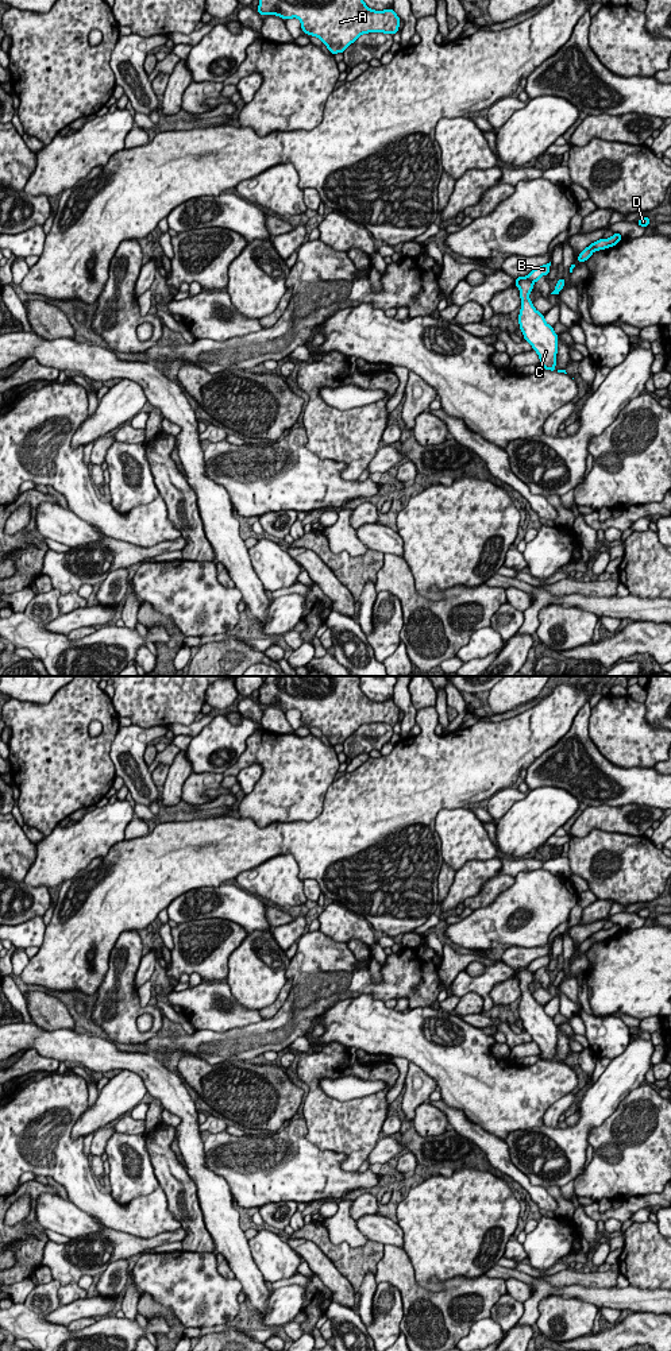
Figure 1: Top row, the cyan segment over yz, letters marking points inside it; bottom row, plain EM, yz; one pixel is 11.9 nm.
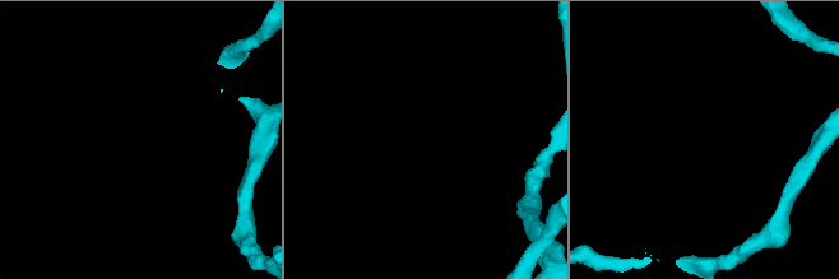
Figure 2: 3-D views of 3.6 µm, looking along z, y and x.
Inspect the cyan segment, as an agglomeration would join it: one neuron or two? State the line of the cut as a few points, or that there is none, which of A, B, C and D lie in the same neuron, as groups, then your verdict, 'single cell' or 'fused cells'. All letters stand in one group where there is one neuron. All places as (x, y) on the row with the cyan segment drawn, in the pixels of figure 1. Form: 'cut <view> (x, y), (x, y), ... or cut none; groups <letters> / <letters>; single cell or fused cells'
cut yz (527, 277), (532, 282); groups A B D / C; fused cells

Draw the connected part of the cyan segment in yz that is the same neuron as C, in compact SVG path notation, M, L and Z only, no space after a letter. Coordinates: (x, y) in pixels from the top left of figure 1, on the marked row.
M518 277L516 278L516 286L520 289L521 297L518 324L524 339L529 341L537 352L541 367L556 371L558 335L554 332L554 328L545 323L544 314L537 312L529 300L533 282L531 282L528 277Z

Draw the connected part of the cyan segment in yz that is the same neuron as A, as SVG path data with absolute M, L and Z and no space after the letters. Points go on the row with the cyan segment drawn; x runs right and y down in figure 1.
M259 0L261 15L297 18L305 34L317 36L331 54L343 53L362 34L398 32L400 18L390 9L370 9L363 0Z

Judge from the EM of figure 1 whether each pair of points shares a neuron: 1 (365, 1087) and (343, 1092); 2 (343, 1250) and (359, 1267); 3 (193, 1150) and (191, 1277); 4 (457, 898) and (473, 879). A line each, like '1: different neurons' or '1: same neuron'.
1: same neuron
2: same neuron
3: different neurons
4: same neuron

